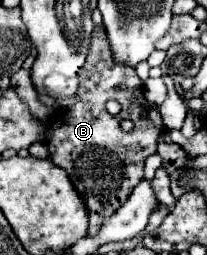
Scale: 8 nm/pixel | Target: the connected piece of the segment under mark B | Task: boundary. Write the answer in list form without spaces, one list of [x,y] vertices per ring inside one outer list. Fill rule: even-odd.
[[[101,26],[93,28],[91,34],[91,48],[83,66],[83,72],[79,74],[79,92],[77,92],[79,102],[69,106],[65,112],[61,112],[57,118],[53,118],[51,122],[57,124],[57,128],[51,130],[49,138],[47,138],[47,148],[51,152],[51,160],[55,164],[59,164],[73,180],[77,192],[81,194],[83,200],[87,200],[87,208],[89,208],[89,234],[97,234],[97,228],[127,200],[127,196],[133,192],[133,188],[143,180],[143,162],[149,154],[157,152],[157,142],[163,136],[165,128],[163,128],[163,120],[159,116],[159,108],[149,104],[143,96],[143,82],[139,80],[135,68],[123,68],[123,64],[115,64],[115,60],[111,60],[111,48],[107,44],[107,32]],[[119,96],[119,102],[123,104],[123,112],[119,116],[111,116],[106,108],[106,102],[110,99],[116,99]],[[131,118],[135,122],[133,132],[123,132],[119,122]]]

